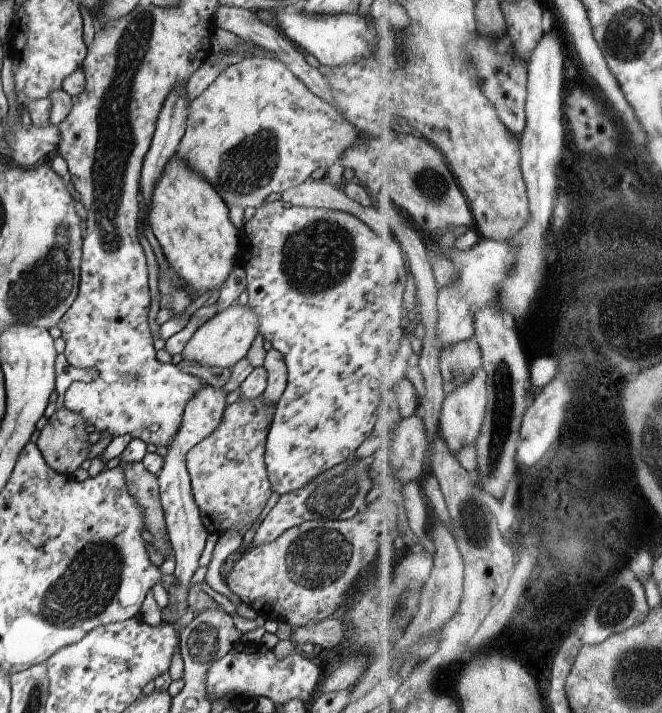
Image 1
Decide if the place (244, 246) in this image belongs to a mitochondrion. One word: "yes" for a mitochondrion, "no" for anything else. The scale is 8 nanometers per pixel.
no

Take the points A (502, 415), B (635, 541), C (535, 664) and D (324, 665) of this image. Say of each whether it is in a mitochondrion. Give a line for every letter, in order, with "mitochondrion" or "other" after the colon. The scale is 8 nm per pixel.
A: mitochondrion
B: other
C: other
D: other

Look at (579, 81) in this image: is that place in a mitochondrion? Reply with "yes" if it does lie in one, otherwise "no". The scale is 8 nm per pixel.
no

